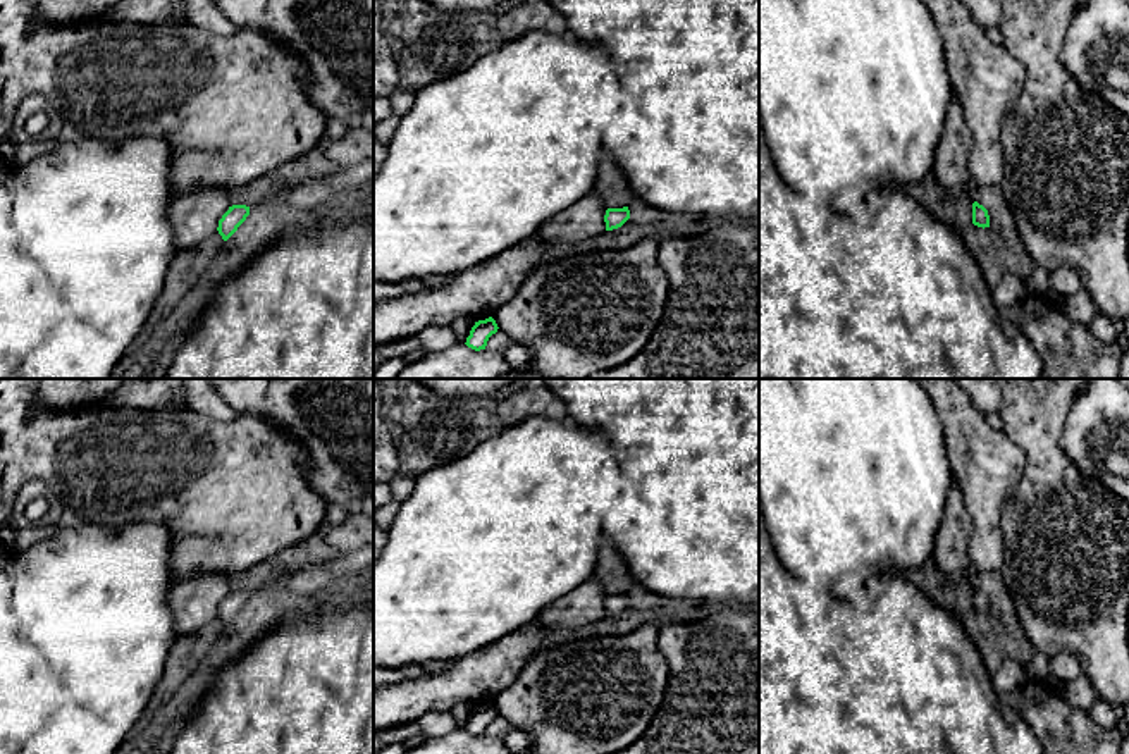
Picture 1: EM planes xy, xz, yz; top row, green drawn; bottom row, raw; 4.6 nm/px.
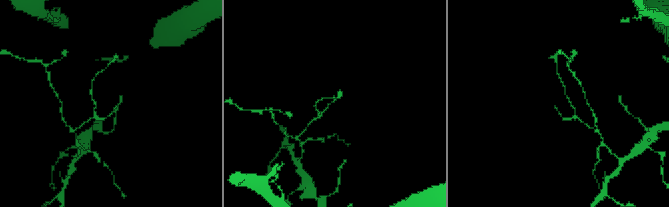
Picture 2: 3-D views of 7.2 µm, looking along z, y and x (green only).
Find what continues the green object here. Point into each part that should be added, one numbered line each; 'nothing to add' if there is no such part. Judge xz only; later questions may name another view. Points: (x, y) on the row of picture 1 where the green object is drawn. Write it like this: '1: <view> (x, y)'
nothing to add

